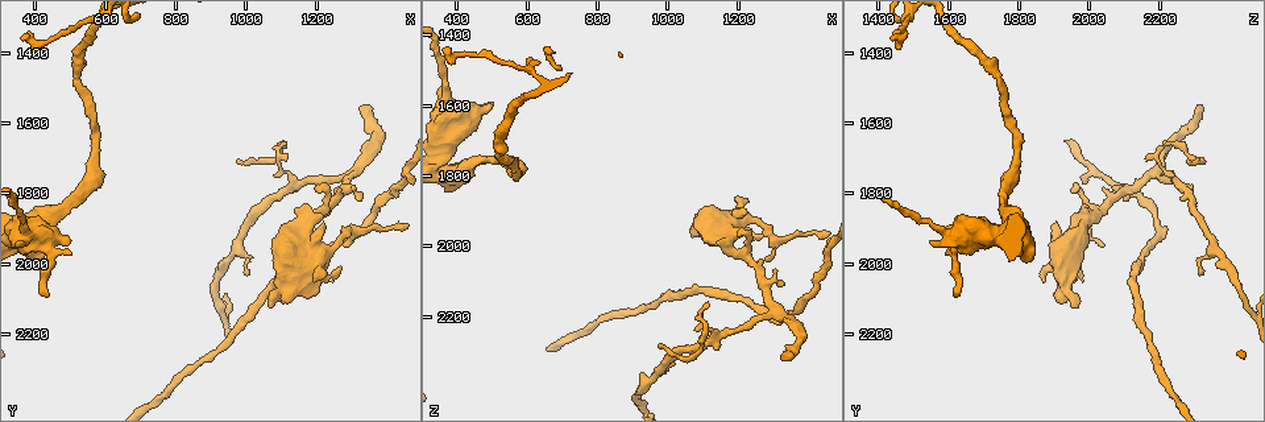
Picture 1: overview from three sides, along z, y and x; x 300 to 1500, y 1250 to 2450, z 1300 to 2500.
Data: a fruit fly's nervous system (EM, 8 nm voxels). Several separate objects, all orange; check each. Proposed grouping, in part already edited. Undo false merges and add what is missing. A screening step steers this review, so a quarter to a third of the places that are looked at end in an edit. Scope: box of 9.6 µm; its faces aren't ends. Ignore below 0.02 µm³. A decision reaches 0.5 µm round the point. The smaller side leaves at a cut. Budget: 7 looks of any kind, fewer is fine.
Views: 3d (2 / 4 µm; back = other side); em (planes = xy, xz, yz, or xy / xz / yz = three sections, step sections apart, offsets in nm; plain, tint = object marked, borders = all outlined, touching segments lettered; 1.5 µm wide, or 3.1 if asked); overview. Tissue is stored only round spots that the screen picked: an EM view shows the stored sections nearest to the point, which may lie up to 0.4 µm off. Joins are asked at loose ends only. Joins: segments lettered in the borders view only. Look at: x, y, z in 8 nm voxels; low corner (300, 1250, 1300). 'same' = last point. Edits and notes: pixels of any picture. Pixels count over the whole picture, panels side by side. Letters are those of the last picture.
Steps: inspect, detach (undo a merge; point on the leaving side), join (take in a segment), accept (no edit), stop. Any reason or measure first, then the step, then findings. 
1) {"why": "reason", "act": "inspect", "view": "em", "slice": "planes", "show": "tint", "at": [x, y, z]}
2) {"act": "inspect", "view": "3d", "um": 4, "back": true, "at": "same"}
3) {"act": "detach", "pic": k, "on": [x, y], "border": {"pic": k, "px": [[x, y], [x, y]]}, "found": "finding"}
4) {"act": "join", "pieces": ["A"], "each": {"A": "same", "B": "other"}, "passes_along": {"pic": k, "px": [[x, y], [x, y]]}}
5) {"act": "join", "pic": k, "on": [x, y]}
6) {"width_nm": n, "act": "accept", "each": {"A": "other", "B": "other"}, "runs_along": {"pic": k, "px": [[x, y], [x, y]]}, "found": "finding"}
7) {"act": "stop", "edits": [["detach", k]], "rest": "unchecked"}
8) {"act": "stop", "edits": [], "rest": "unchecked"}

{"why": "free end", "act": "inspect", "view": "em", "slice": "planes", "show": "borders", "at": [410, 2000, 1830]}

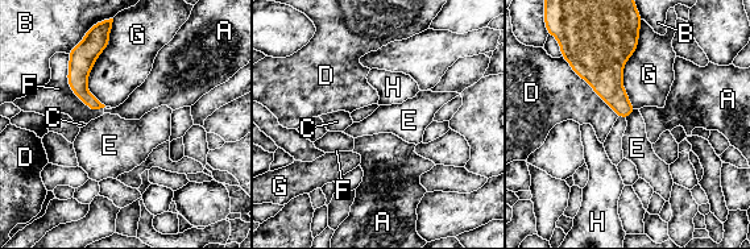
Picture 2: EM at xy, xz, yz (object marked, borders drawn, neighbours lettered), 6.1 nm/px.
{"act": "accept", "each": {"A": "other", "B": "other", "C": "other", "D": "other", "E": "other", "F": "other", "G": "other", "H": "other"}, "border": {"pic": 2, "px": [[634, 108], [626, 119]]}, "found": "no lettered segment goes on from it"}

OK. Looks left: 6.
{"why": "free end", "act": "inspect", "view": "3d", "um": 2, "at": [1000, 2030, 2310]}

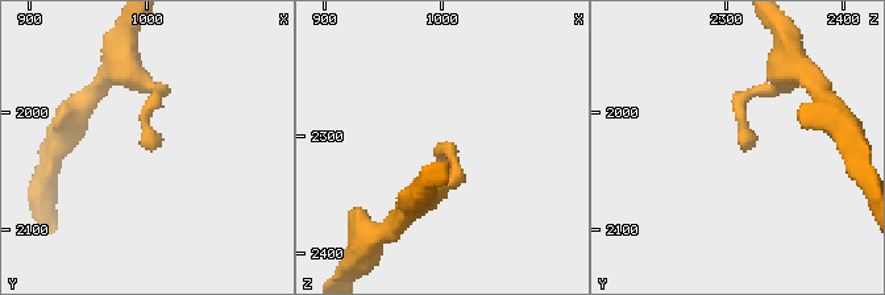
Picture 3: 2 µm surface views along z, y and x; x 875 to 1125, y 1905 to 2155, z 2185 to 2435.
{"why": "shape alone is not enough", "act": "inspect", "view": "em", "slice": "planes", "show": "borders", "at": [998, 2034, 2316]}

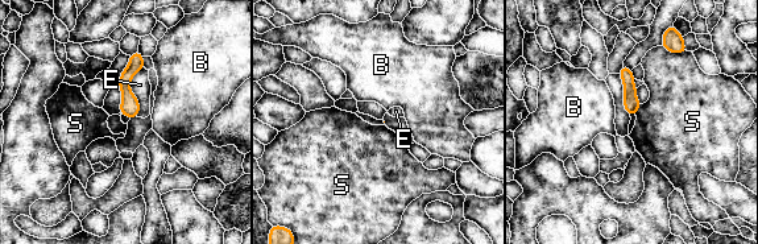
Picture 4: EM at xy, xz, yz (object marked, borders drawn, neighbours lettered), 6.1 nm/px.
{"act": "accept", "each": {"B": "other", "E": "other", "S": "other"}, "runs_along": {"pic": 4, "px": [[137, 56], [125, 77], [129, 114]]}, "found": "none of them fits"}

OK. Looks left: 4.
{"why": "free end", "act": "inspect", "view": "em", "slice": "yz", "step": 4, "show": "borders", "at": [1330, 1550, 2300]}

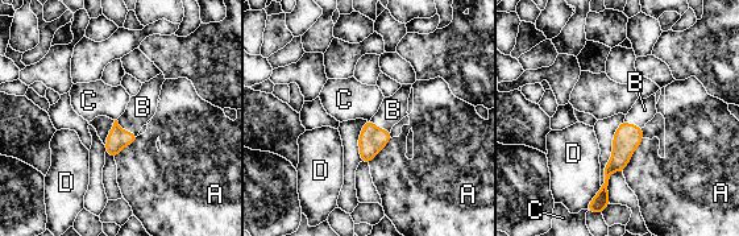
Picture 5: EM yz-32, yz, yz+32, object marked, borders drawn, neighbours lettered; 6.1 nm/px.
{"width_nm": 140, "longest_contact_nm": ["A", 240], "act": "join", "pieces": ["B"], "each": {"A": "other", "B": "same", "C": "other", "D": "other"}, "found": "it goes on there"}

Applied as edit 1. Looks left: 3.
{"act": "stop", "edits": [["join", 5]], "rest": "unchecked"}

